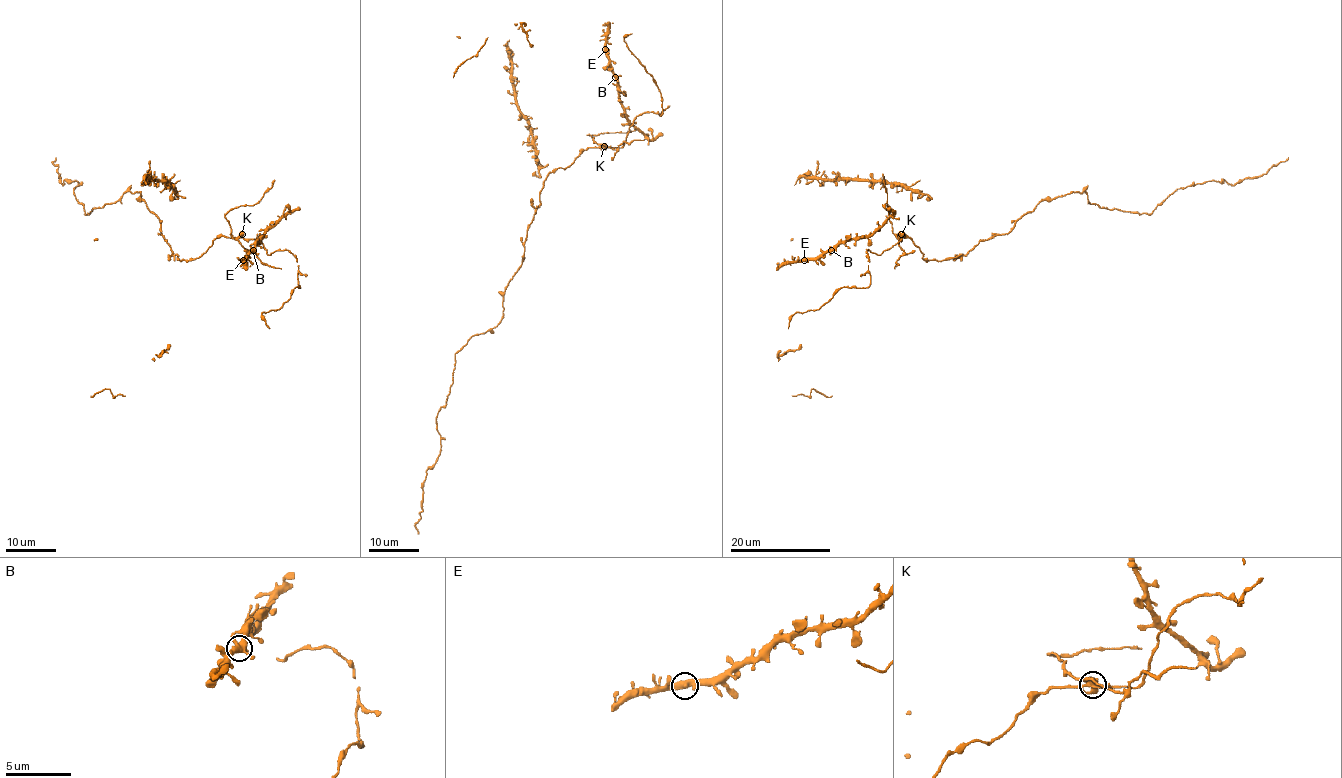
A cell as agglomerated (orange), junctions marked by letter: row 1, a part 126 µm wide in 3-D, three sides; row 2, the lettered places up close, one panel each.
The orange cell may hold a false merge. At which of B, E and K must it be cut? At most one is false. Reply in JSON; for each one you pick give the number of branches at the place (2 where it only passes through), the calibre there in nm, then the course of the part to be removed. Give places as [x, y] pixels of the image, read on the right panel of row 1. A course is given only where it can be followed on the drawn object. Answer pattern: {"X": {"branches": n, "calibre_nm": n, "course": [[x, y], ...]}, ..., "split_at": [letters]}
{"K": {"branches": 3, "calibre_nm": 440, "course": [[900, 234], [898, 238], [893, 233], [883, 180]]}, "split_at": ["K"]}

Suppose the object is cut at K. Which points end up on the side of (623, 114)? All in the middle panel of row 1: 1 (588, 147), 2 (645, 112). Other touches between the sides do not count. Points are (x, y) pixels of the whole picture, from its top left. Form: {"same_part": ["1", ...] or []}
{"same_part": ["1", "2"]}

